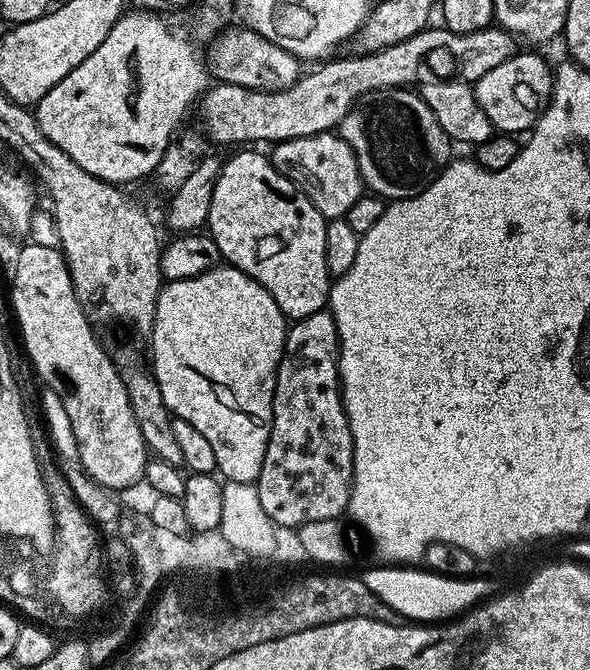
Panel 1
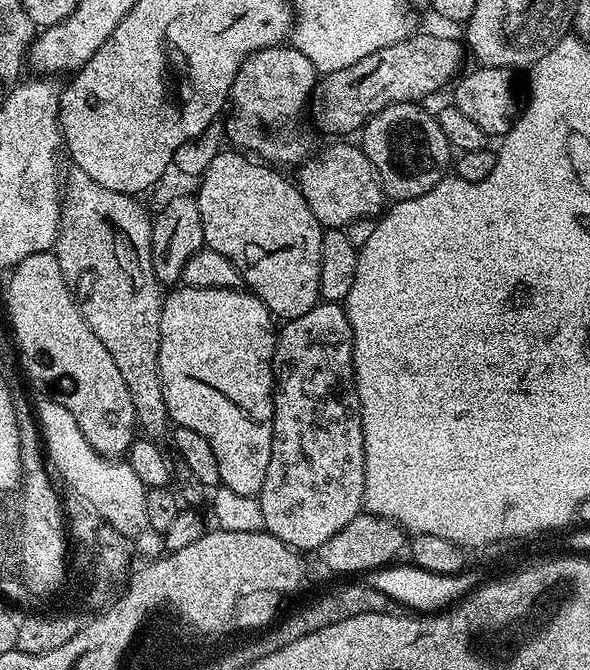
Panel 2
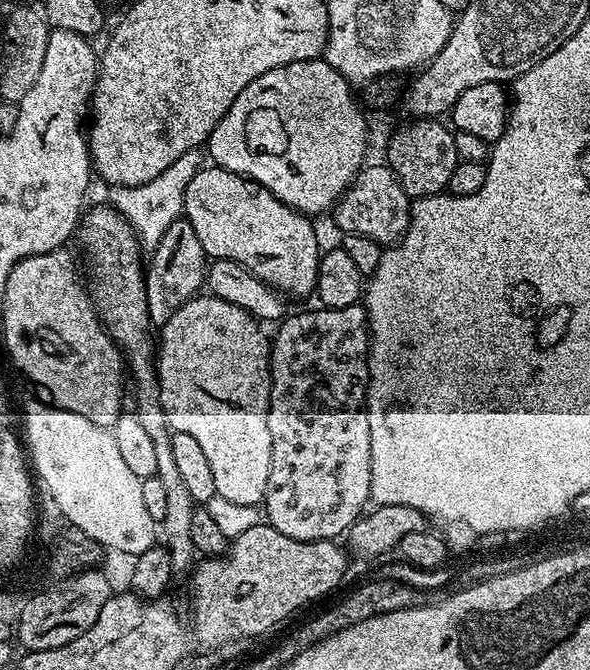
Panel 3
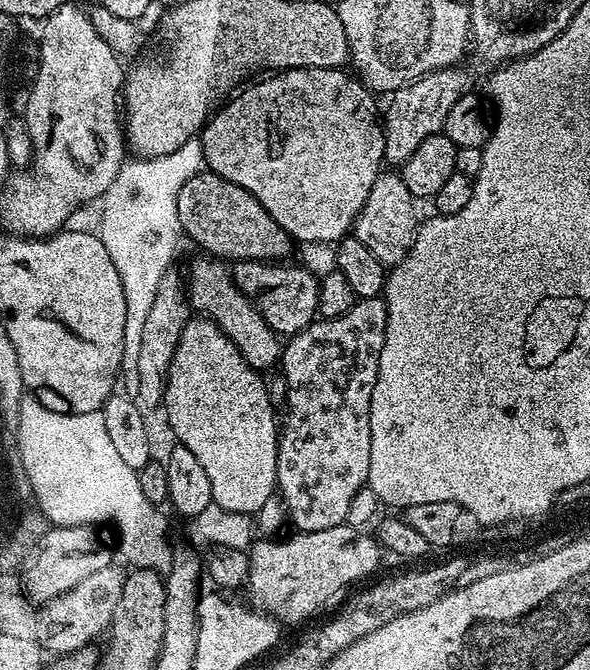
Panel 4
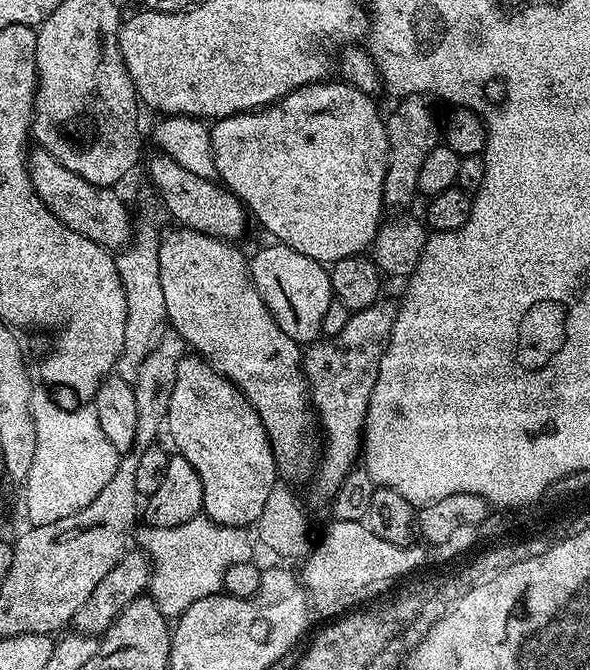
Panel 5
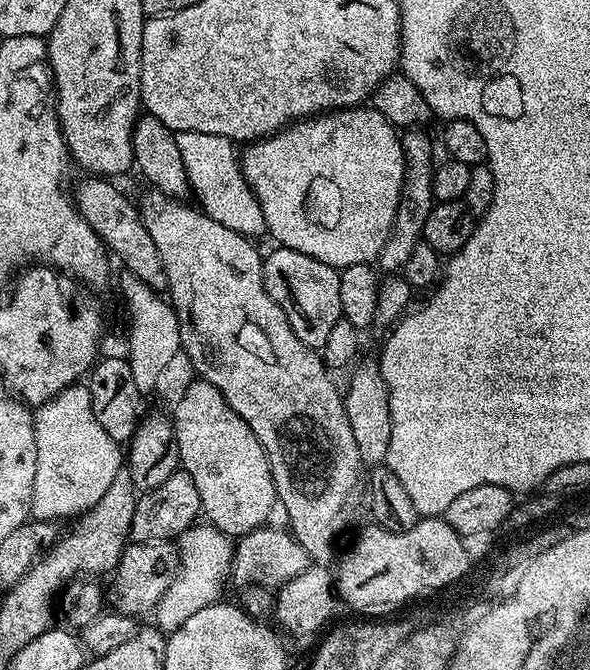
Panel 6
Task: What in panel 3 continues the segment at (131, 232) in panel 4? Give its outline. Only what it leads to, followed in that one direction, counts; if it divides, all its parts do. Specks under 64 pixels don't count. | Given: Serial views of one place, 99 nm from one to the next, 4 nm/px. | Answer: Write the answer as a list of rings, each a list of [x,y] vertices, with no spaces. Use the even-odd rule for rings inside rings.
[[[196,150],[182,154],[182,158],[178,158],[178,162],[174,162],[174,166],[162,170],[162,174],[158,174],[158,178],[150,178],[150,182],[146,182],[142,186],[113,187],[111,189],[111,207],[123,214],[145,249],[154,249],[158,246],[158,242],[162,242],[162,234],[166,234],[166,230],[170,227],[168,216],[173,216],[175,220],[181,219],[184,211],[184,187],[202,167],[200,154]]]

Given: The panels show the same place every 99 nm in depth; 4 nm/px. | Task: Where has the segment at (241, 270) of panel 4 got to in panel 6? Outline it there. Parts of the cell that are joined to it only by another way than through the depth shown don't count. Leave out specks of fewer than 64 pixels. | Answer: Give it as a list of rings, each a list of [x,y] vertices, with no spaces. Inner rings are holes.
[[[283,246],[273,249],[269,256],[267,253],[263,257],[266,290],[270,298],[282,306],[282,314],[286,314],[294,334],[298,334],[306,346],[323,349],[326,338],[330,338],[334,322],[342,319],[342,293],[338,291],[340,273],[326,266],[326,262],[318,262],[318,258],[310,258],[310,254],[302,254]]]

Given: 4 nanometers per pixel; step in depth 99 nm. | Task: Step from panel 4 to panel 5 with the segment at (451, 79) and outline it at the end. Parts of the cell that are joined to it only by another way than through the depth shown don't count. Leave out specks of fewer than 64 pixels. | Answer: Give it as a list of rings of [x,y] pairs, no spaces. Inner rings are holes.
[[[413,94],[407,98],[401,99],[399,101],[400,105],[397,106],[396,109],[393,110],[392,113],[387,113],[386,116],[386,123],[388,126],[388,169],[386,170],[386,178],[384,179],[384,202],[385,205],[389,209],[391,208],[404,208],[407,206],[408,203],[411,202],[415,196],[418,196],[418,174],[422,170],[422,162],[426,162],[426,158],[428,157],[434,149],[436,149],[437,144],[441,143],[442,140],[442,124],[441,121],[438,119],[436,120],[436,116],[432,113],[432,108],[430,105],[427,104],[427,99],[421,98],[419,95]]]

